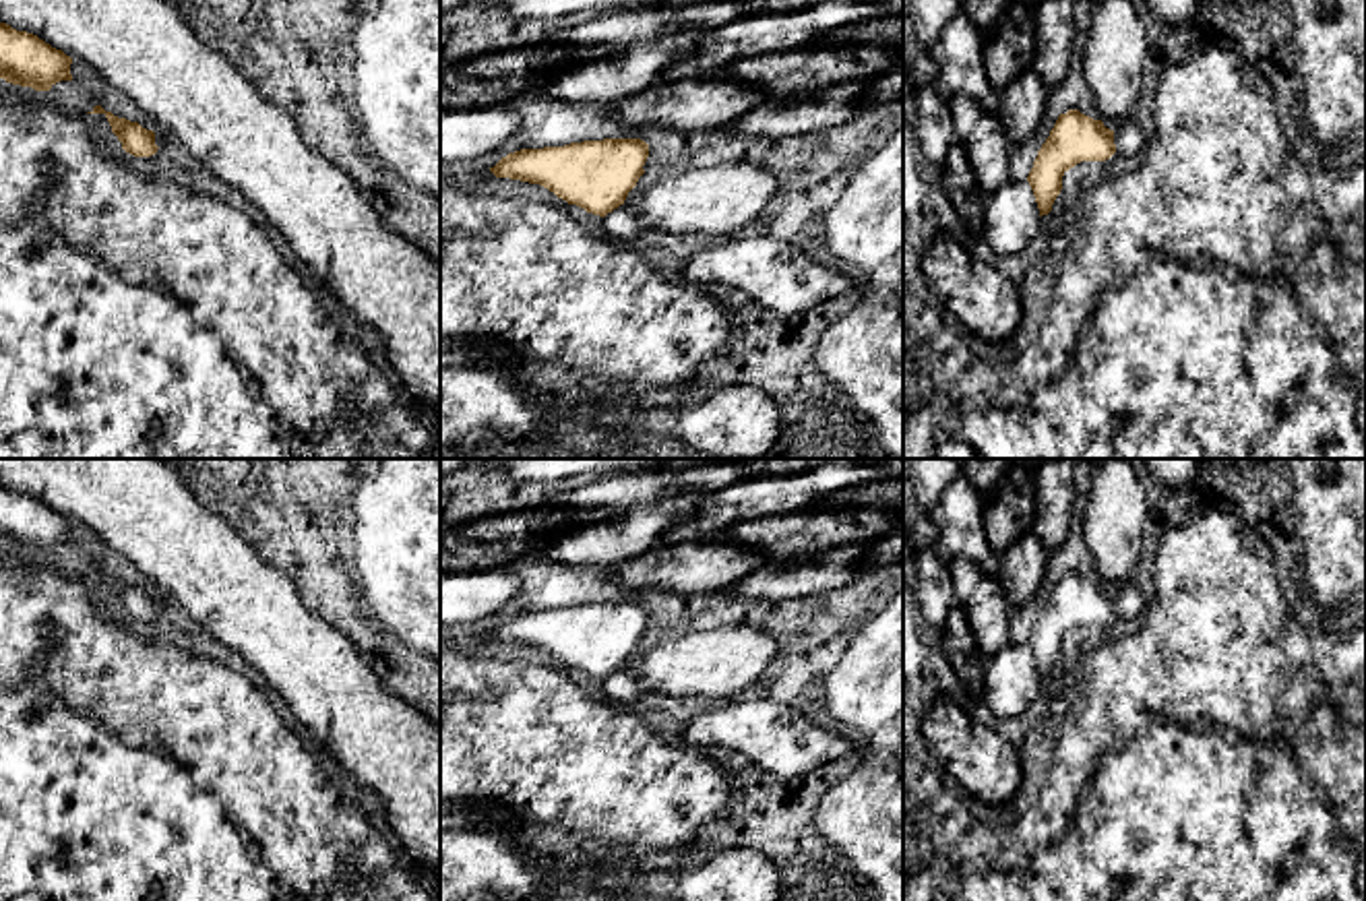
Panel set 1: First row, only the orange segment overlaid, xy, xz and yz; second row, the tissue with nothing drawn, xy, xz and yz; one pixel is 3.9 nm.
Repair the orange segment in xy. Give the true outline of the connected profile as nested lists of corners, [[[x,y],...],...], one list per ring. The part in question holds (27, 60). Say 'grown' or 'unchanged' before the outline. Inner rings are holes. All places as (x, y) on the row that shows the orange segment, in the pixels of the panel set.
unchanged; [[[0,23],[0,79],[6,83],[50,91],[60,81],[72,81],[70,64],[62,50]]]

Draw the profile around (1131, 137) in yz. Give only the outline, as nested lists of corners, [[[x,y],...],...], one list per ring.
[[[1124,122],[1118,130],[1114,130],[1116,151],[1135,157],[1147,149],[1149,143],[1149,124],[1141,122]]]

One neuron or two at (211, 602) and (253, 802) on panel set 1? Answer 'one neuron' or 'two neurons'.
two neurons

